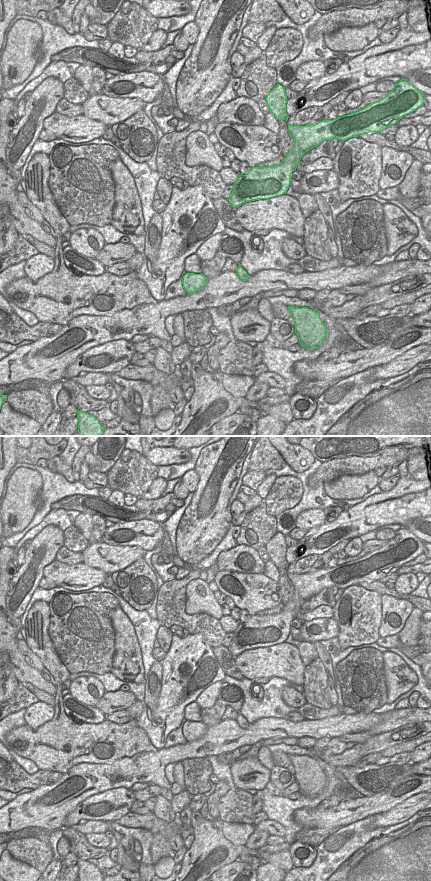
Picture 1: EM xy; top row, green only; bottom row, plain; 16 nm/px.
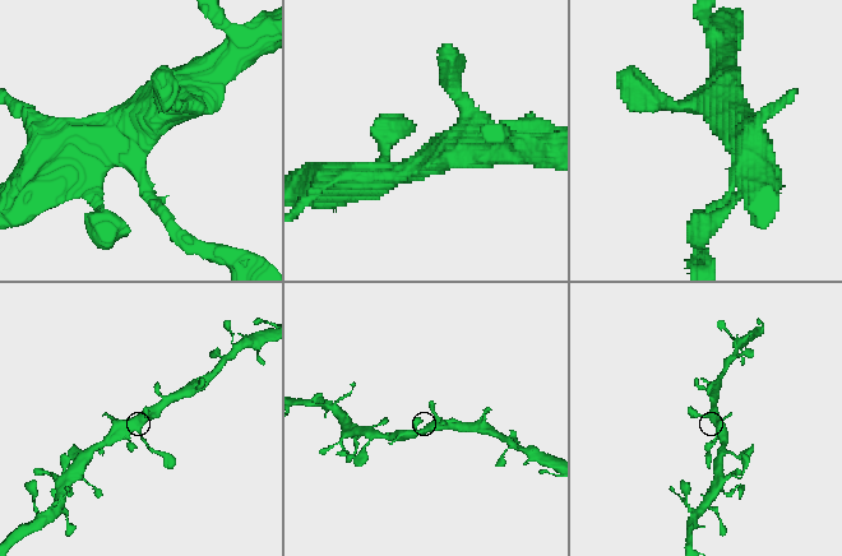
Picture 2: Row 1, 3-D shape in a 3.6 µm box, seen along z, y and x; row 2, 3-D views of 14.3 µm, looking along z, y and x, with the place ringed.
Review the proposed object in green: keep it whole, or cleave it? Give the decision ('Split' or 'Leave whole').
Leave whole.

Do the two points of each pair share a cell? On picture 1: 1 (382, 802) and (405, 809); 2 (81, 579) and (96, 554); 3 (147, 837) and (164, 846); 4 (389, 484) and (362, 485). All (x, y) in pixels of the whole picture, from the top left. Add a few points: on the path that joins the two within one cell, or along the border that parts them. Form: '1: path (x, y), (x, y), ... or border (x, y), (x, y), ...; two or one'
1: border (415, 795), (386, 811), (372, 815); two
2: border (82, 562), (101, 569), (107, 574); two
3: border (153, 835), (150, 848), (152, 863); two
4: border (379, 479), (377, 484); two

